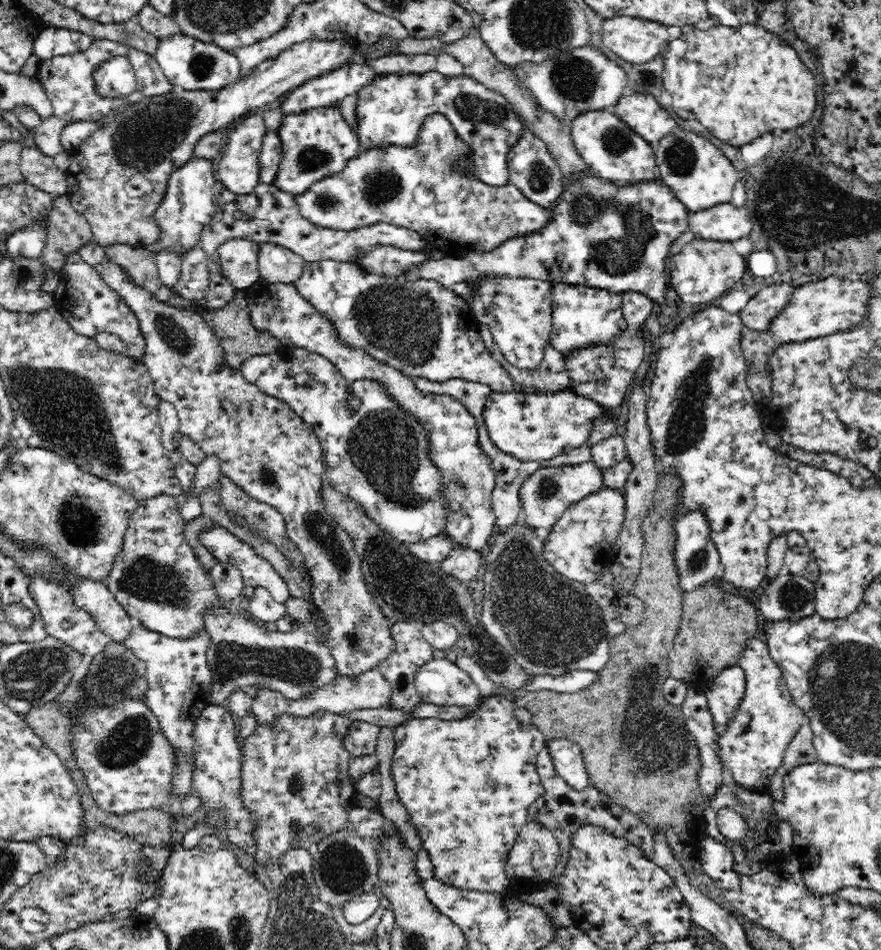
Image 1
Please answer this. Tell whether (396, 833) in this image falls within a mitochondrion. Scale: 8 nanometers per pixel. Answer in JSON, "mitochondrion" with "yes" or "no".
{"mitochondrion":"no"}

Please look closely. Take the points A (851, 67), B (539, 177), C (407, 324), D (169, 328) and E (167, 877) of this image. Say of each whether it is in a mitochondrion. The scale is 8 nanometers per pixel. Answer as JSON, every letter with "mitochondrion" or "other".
{"A":"other","B":"mitochondrion","C":"mitochondrion","D":"mitochondrion","E":"other"}

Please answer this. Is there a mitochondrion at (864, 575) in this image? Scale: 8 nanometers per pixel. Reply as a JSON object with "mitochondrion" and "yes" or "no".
{"mitochondrion":"no"}

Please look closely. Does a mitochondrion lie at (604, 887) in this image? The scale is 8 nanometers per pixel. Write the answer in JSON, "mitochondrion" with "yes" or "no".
{"mitochondrion":"no"}

